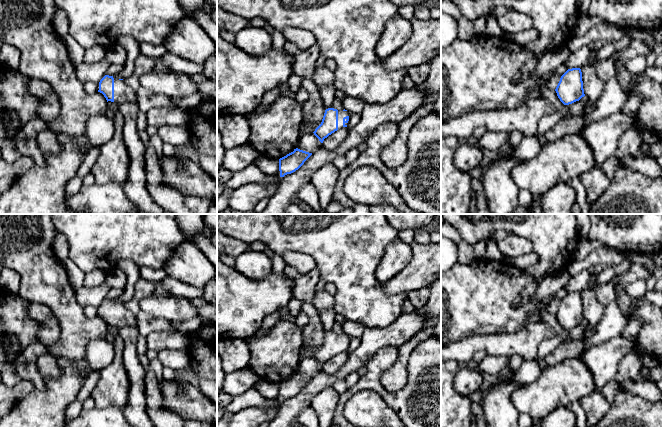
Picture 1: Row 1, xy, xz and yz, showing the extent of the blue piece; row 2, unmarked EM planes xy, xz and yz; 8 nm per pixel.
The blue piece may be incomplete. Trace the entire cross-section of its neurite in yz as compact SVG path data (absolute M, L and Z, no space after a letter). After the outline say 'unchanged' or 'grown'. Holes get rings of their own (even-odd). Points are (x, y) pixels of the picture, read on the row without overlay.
M580 292L568 293L560 302L555 313L558 322L564 329L579 325L585 320Z; unchanged

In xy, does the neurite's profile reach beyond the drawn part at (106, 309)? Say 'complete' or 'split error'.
split error

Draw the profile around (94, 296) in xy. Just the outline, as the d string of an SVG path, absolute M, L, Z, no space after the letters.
M105 283L91 288L82 286L75 291L75 296L82 307L94 306L98 308L105 300L109 290L109 287Z

